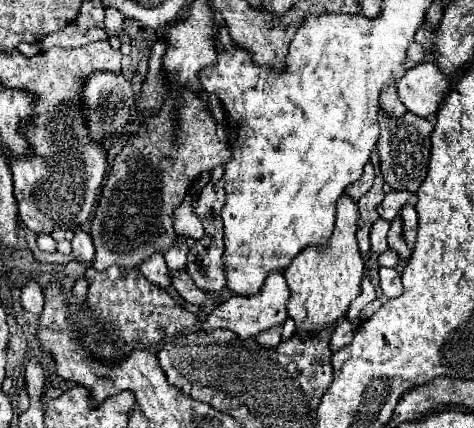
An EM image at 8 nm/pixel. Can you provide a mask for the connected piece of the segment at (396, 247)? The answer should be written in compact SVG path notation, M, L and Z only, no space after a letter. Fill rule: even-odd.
M400 216L396 220L390 222L390 232L388 232L388 244L390 244L390 250L394 250L402 262L406 262L410 258L410 248L408 244L404 242L404 234L402 234L402 220Z

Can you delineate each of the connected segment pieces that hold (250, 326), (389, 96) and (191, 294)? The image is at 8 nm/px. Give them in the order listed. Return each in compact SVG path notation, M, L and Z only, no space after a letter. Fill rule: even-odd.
M272 272L264 286L262 292L256 296L232 296L226 302L222 302L220 306L216 306L208 318L204 320L204 324L200 326L200 330L212 330L212 328L224 328L224 330L232 330L236 332L236 336L244 338L254 338L260 332L272 328L272 326L280 326L286 320L286 302L288 302L288 286L284 282L282 272Z
M392 80L392 84L388 88L384 88L384 92L380 92L380 108L388 116L394 116L394 118L400 118L406 114L406 108L400 102L398 92L396 92L396 80Z
M170 272L170 280L172 280L172 286L178 290L178 294L190 302L190 304L202 304L206 294L194 286L192 278L186 274L186 272Z

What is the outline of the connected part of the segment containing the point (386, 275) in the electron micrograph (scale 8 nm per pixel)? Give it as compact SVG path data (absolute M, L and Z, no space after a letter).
M380 266L380 288L382 288L384 298L398 298L402 292L400 274L394 268Z

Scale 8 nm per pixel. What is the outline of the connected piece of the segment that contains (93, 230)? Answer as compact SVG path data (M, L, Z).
M184 90L180 94L182 94L182 106L178 108L178 122L172 118L176 102L172 102L170 98L162 104L156 116L148 118L146 124L140 126L138 132L134 132L128 138L122 152L114 158L112 170L108 172L108 178L100 194L96 216L92 218L92 226L90 226L90 234L96 244L96 258L94 258L96 262L92 262L92 268L96 268L98 272L106 270L112 264L120 268L136 268L154 252L168 252L176 242L172 214L182 204L188 186L192 186L196 176L208 172L208 168L216 168L228 162L232 156L232 152L228 150L230 146L216 136L216 122L212 120L204 100Z

